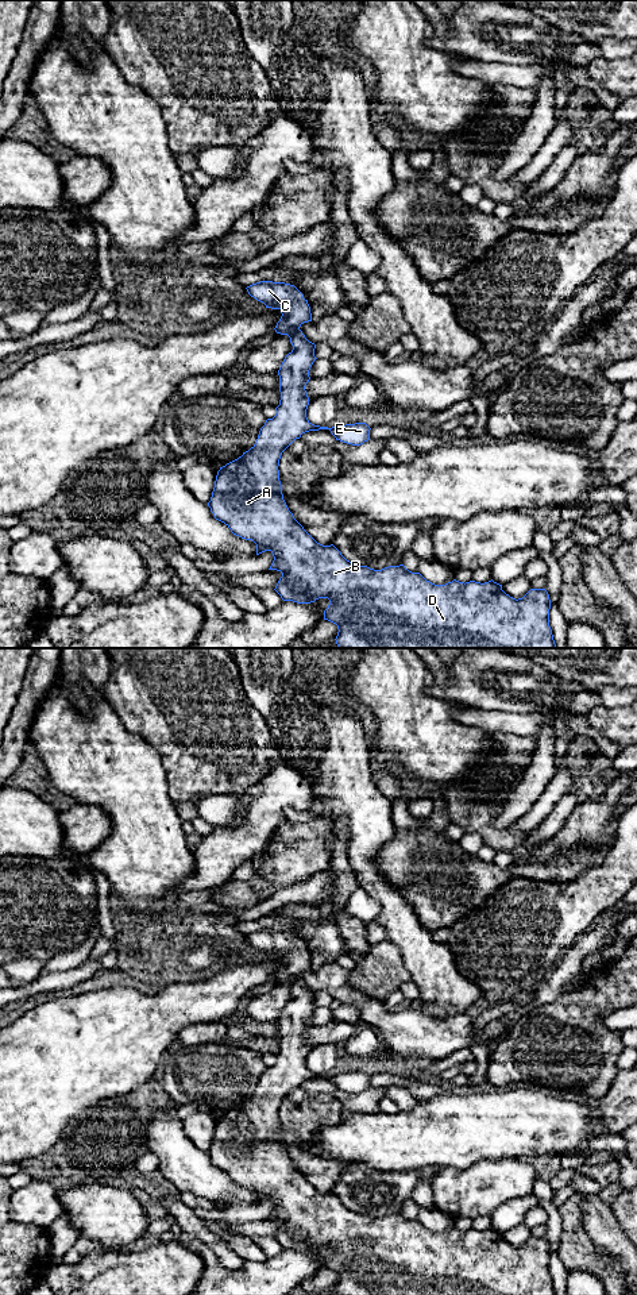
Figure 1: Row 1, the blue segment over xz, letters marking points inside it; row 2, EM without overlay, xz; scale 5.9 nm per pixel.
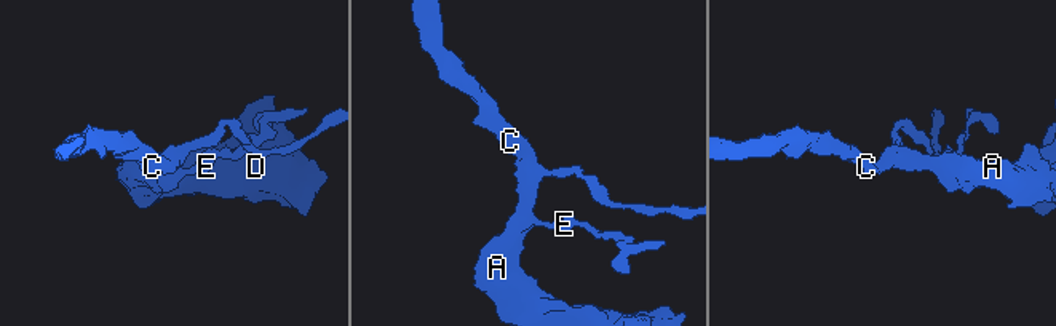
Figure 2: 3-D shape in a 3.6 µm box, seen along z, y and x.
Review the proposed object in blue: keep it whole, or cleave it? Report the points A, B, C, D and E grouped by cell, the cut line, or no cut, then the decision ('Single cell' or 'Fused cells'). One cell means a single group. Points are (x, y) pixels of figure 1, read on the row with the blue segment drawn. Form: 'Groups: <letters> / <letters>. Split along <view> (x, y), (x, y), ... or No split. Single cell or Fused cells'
Groups: A B C D E. No split. Single cell

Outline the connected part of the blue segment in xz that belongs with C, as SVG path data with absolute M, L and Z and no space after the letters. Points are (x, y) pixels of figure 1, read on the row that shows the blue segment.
M260 281L246 288L248 294L263 302L266 308L279 309L282 316L275 325L275 332L287 335L293 350L285 356L279 370L279 405L273 419L267 419L260 428L255 444L238 459L220 467L208 506L215 519L224 523L233 535L252 540L256 555L270 551L274 560L269 570L282 573L275 591L283 601L310 604L318 598L328 598L324 620L337 625L336 644L339 648L556 648L549 627L551 600L545 589L530 589L522 598L513 598L502 590L502 585L493 579L484 583L453 579L445 585L435 585L420 573L409 571L404 564L374 570L367 566L354 564L347 560L333 546L317 543L289 510L279 481L279 459L282 452L302 433L309 431L329 429L331 433L347 444L360 446L370 440L370 427L366 423L345 424L339 427L320 427L306 417L309 397L305 390L309 382L309 370L313 362L316 344L309 342L300 327L312 321L310 307L304 294L290 284Z

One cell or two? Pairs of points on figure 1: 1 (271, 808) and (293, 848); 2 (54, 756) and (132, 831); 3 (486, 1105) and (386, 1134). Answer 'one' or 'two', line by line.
1: two
2: one
3: one

